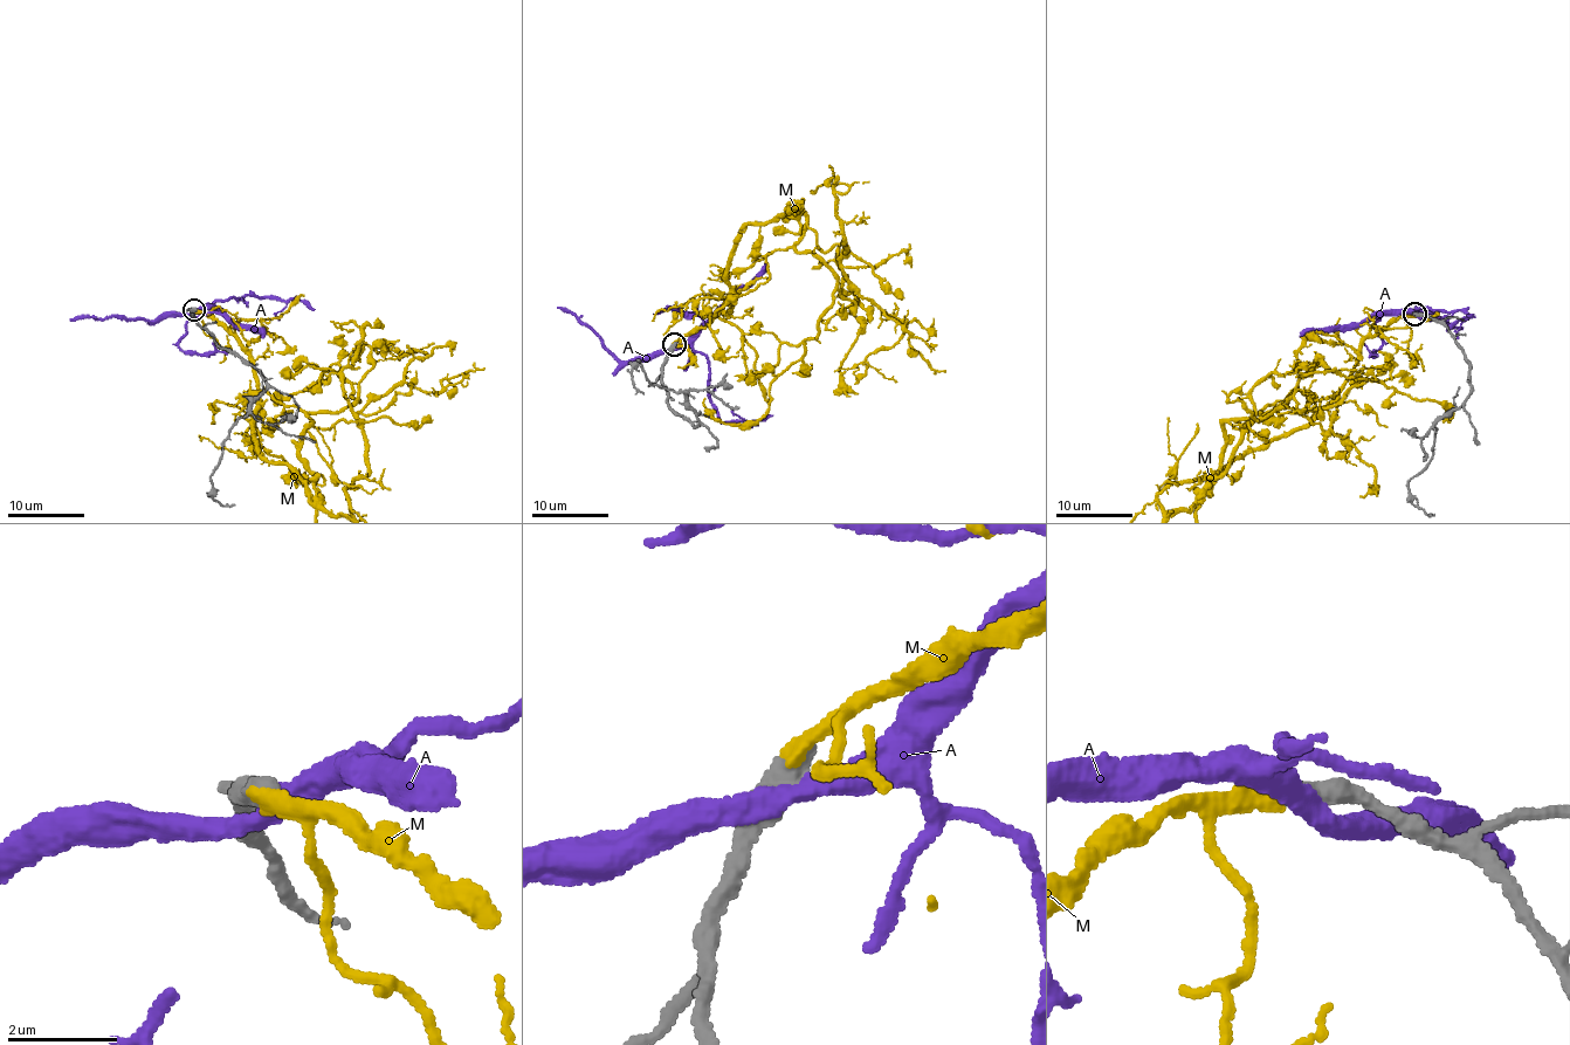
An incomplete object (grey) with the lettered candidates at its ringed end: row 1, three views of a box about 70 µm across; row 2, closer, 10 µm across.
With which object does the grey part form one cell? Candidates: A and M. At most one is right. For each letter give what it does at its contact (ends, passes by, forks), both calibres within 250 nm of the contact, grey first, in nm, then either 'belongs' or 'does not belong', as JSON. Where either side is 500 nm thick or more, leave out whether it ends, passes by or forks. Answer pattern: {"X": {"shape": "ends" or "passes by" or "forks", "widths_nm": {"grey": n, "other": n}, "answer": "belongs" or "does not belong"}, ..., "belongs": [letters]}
{"A": {"widths_nm": {"grey": 600, "other": 400}, "answer": "does not belong"}, "M": {"widths_nm": {"grey": 500, "other": 320}, "answer": "belongs"}, "belongs": ["M"]}

